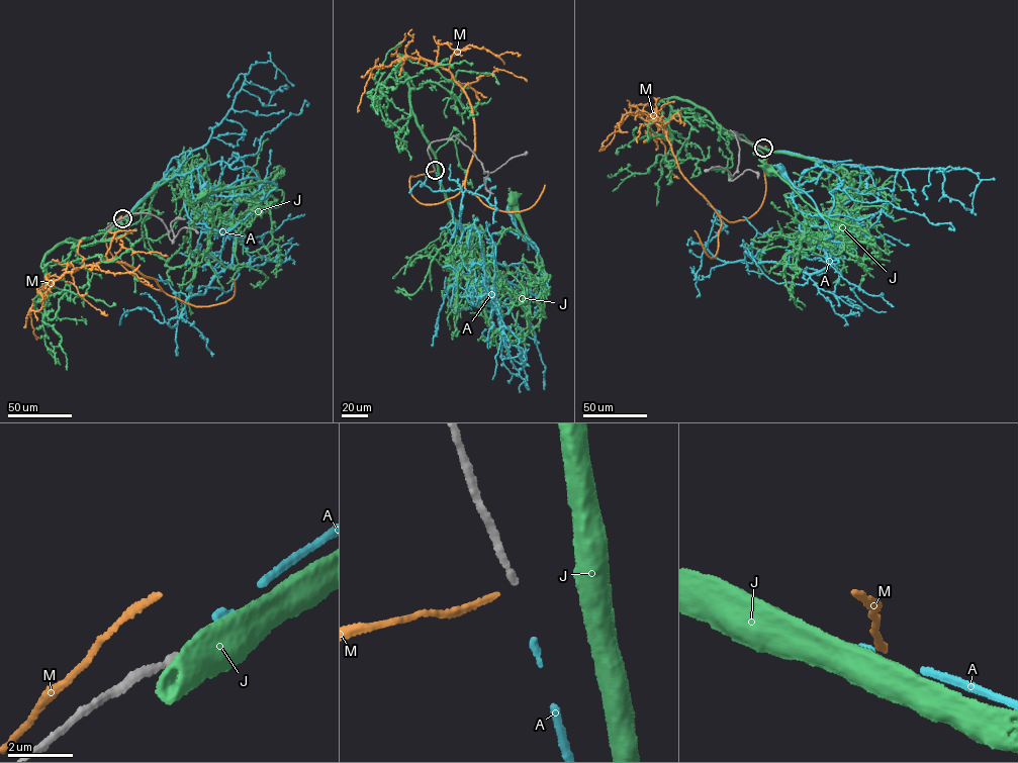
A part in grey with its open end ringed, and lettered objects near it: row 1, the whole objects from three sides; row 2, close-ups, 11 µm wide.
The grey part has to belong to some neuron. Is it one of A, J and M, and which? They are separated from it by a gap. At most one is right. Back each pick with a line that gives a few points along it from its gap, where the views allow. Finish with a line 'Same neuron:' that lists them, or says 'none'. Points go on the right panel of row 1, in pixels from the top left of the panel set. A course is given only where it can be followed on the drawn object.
A: course (765, 149), (862, 166), (854, 195), (799, 226), (811, 241), (832, 235), (812, 200), (780, 169)
Same neuron: A

